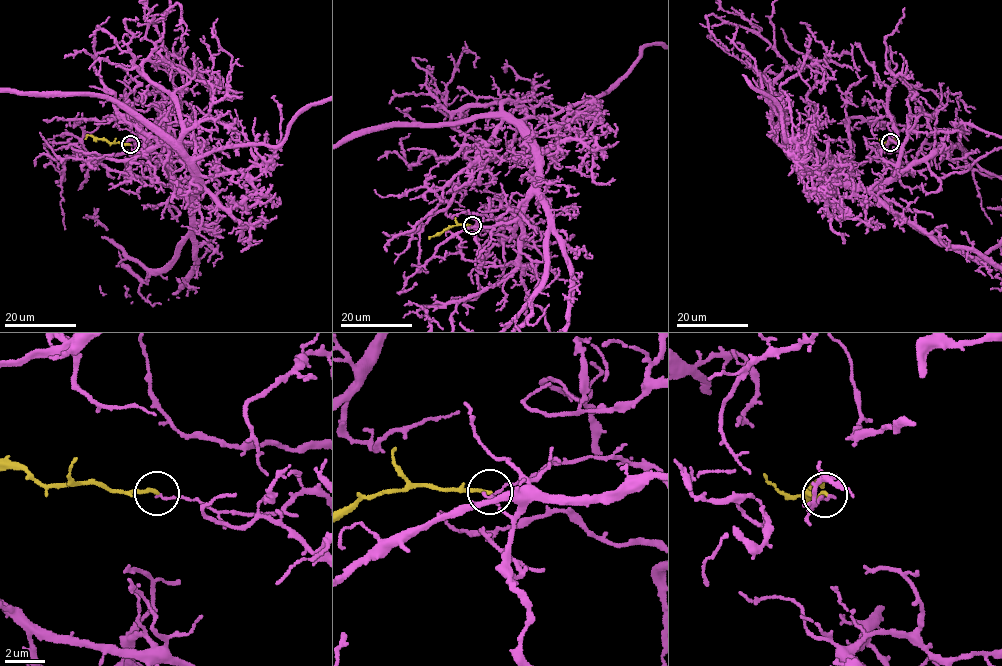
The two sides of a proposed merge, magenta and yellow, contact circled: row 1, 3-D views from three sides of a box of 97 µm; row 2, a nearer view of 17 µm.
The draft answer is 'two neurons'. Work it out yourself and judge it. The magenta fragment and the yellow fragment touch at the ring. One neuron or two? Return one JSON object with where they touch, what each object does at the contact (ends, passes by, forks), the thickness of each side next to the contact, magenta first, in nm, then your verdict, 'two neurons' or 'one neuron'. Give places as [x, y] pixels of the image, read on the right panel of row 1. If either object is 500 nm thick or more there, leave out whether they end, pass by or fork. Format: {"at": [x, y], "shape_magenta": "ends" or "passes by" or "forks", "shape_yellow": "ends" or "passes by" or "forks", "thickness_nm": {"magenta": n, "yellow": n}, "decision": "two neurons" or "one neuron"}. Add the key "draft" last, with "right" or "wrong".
{"at": [890, 142], "shape_magenta": "ends", "shape_yellow": "ends", "thickness_nm": {"magenta": 120, "yellow": 170}, "decision": "two neurons", "draft": "right"}

